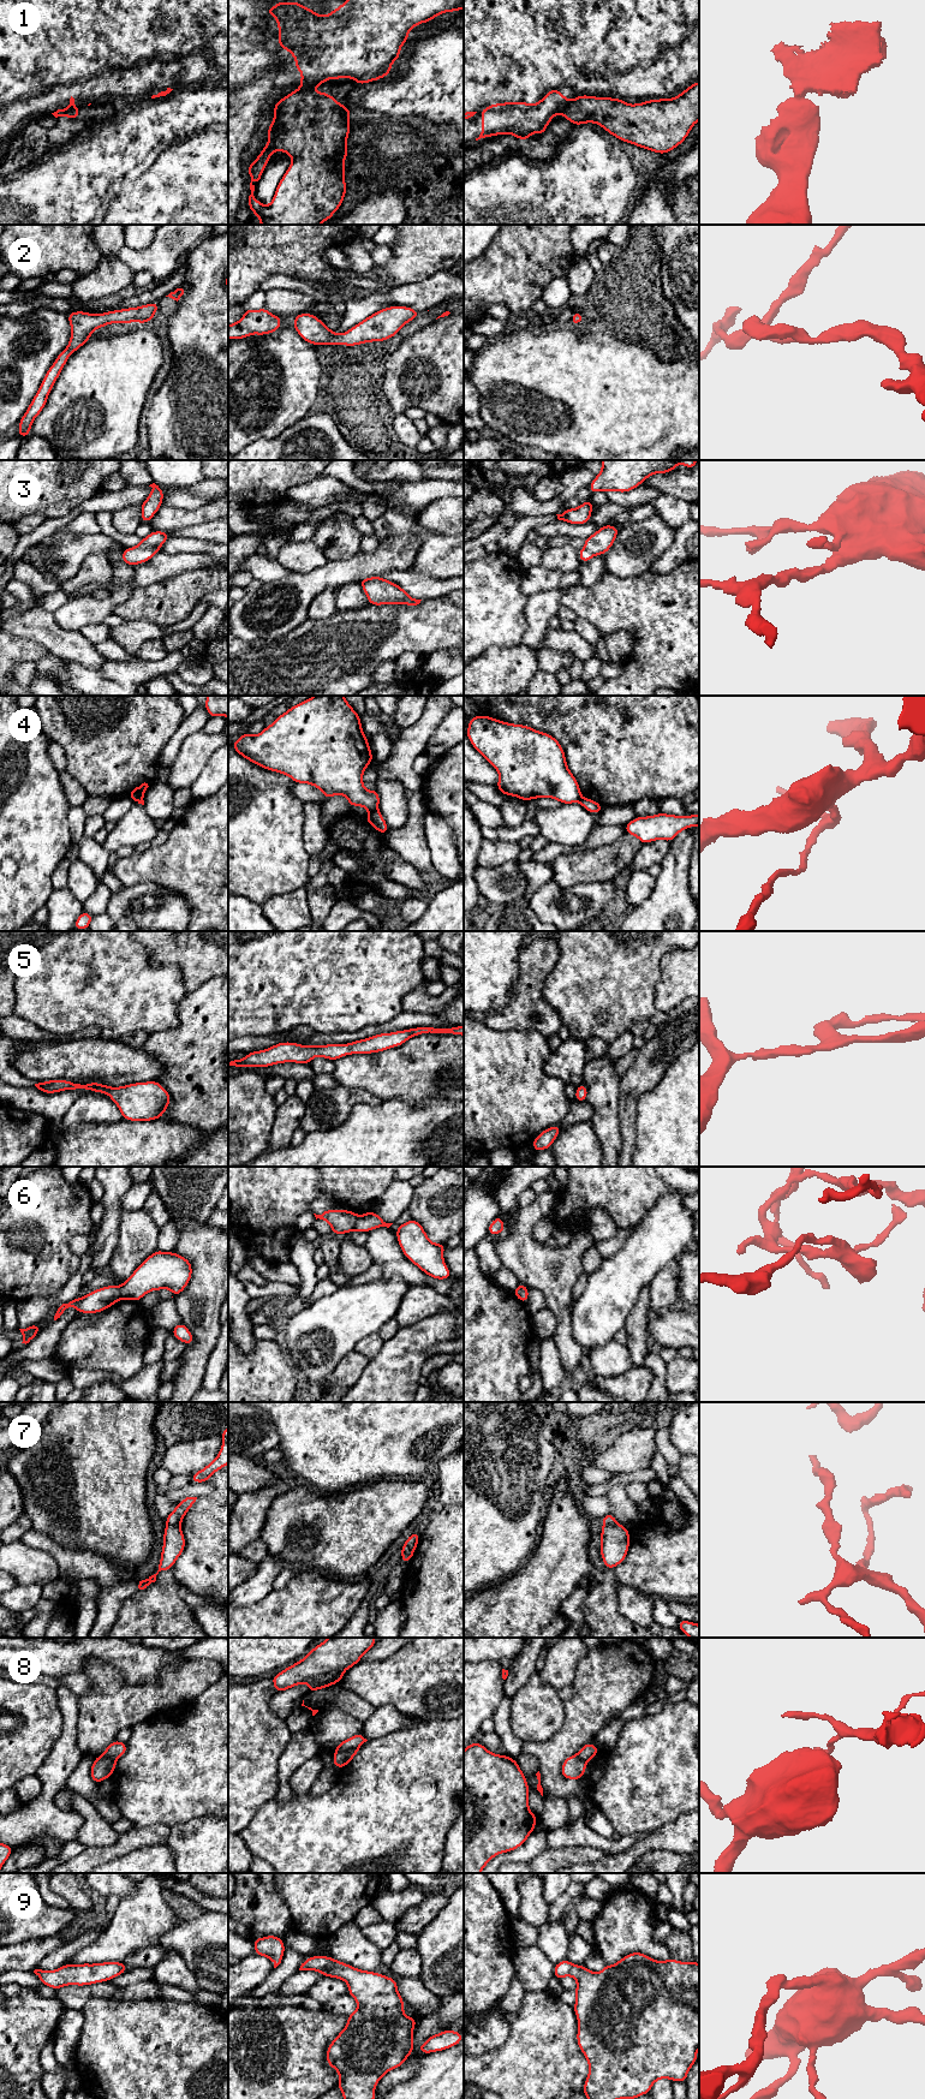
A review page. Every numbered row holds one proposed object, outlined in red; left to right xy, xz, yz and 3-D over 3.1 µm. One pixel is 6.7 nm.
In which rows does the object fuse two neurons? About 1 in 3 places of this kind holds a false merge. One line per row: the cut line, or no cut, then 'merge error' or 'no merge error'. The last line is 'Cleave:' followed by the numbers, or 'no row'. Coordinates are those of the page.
1: cut xz (312, 87), (300, 89); merge error
2: cut none; no merge error
3: cut none; no merge error
4: cut xz (376, 809), (369, 812); merge error
5: cut none; no merge error
6: cut xz (358, 1216), (353, 1229); merge error
7: cut xy (167, 1524), (179, 1525); merge error
8: cut xz (359, 1745), (335, 1753); merge error
9: cut none; no merge error
Cleave: 1, 4, 6, 7, 8

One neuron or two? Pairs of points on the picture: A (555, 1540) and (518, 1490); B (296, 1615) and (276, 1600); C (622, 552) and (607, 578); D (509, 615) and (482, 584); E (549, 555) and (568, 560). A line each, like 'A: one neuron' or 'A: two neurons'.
A: two neurons
B: one neuron
C: two neurons
D: one neuron
E: one neuron

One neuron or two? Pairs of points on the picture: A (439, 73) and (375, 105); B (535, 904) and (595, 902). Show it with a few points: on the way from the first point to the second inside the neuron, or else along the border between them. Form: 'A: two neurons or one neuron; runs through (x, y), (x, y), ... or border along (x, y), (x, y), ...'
A: one neuron; runs through (423, 89), (412, 95), (391, 96)
B: one neuron; runs through (549, 904), (560, 912), (580, 911)

